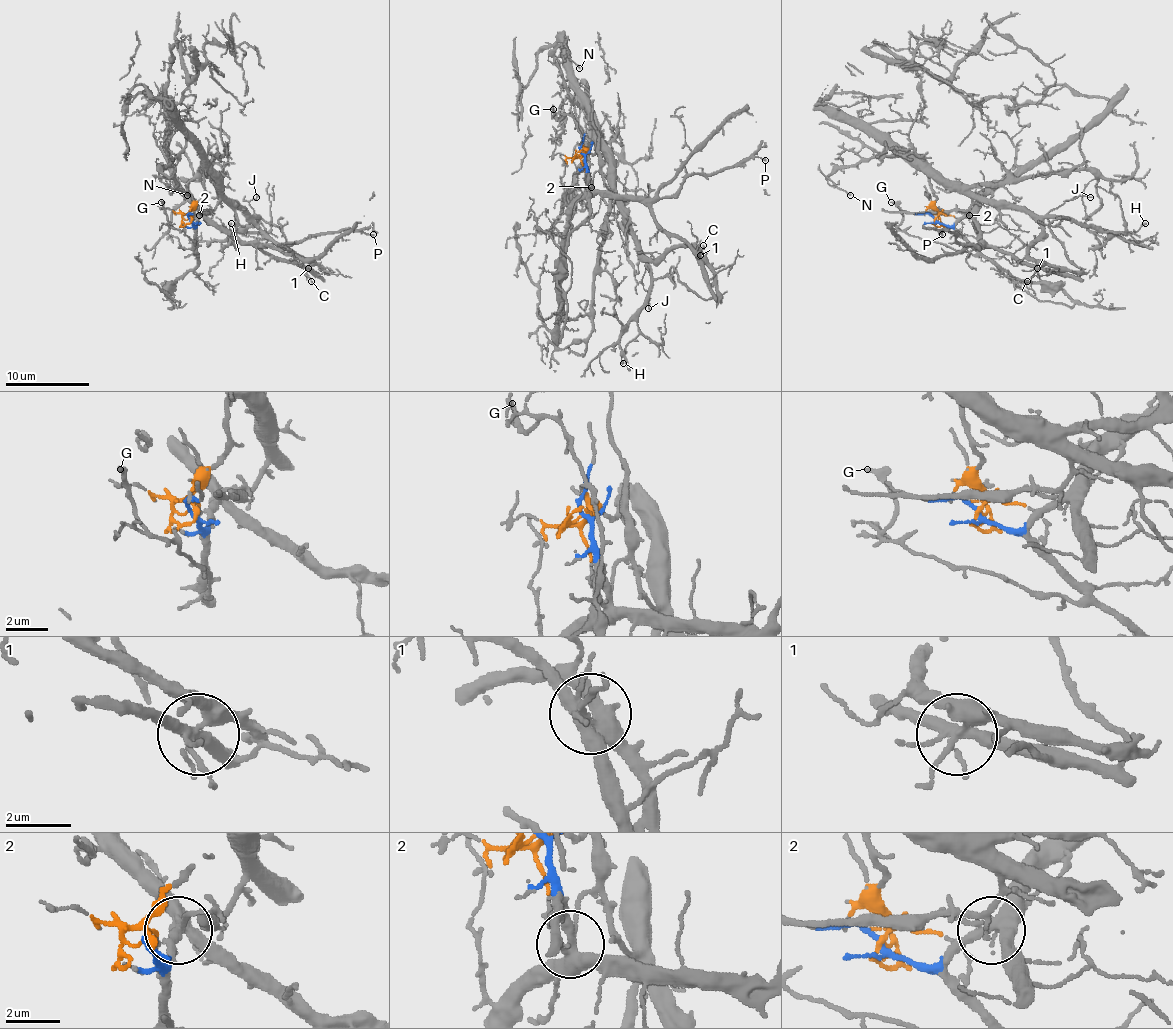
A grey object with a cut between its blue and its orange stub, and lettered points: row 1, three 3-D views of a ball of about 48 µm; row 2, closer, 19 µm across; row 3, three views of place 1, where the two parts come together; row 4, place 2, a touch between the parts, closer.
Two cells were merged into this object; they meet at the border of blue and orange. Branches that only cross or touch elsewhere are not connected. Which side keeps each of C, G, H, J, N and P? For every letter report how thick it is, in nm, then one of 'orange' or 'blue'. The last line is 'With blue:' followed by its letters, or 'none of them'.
C: calibre 120 nm; orange
G: calibre 280 nm; blue
H: calibre 130 nm; orange
J: calibre 100 nm; orange
N: calibre 110 nm; orange
P: calibre 150 nm; blue
With blue: G, P

